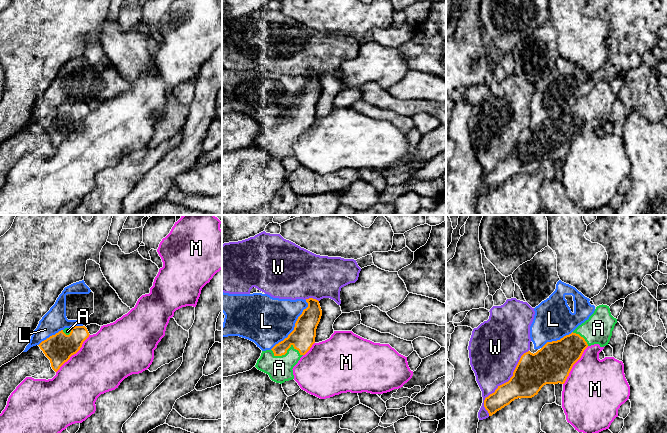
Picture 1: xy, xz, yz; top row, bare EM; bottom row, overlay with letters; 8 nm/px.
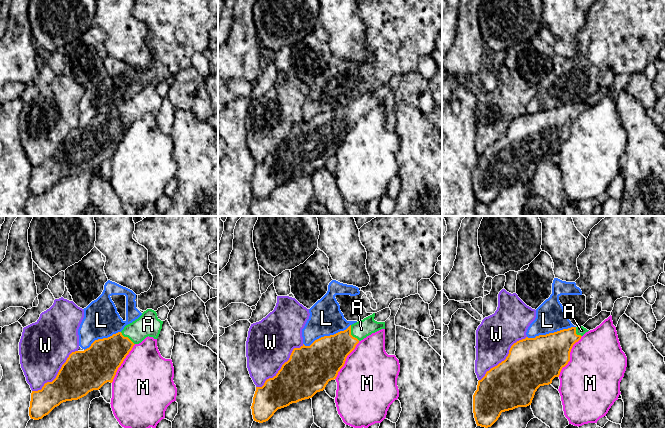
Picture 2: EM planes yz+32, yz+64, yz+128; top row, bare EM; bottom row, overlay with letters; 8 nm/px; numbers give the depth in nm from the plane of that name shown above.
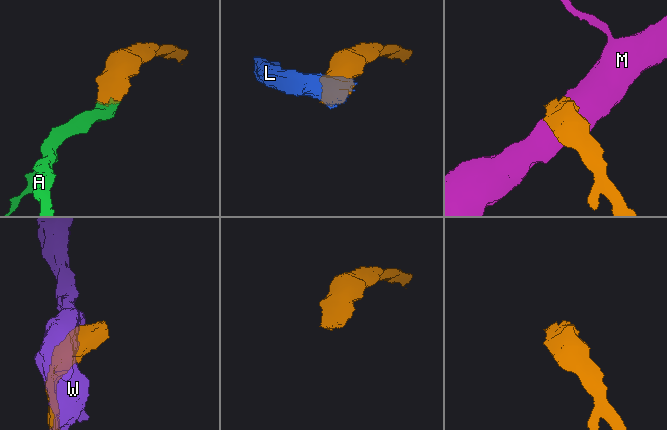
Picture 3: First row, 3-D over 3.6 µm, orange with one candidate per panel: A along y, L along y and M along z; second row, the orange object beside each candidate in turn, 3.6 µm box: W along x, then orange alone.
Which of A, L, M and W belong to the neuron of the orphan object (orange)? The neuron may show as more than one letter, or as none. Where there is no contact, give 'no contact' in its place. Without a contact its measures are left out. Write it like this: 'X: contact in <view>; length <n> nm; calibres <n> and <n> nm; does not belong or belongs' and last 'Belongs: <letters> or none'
A: contact in xz; length 260 nm; calibres 200 and 200 nm; belongs
L: contact in xz; length 500 nm; calibres 200 and 400 nm; does not belong
M: contact in xy; length 420 nm; calibres 240 and 440 nm; does not belong
W: contact in yz; length 600 nm; calibres 280 and 400 nm; does not belong
Belongs: A

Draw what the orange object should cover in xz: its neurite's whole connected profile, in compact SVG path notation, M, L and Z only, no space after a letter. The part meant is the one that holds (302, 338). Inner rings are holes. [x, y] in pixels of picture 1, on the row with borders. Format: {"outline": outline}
{"outline": "M309 298L306 302L308 307L298 317L294 330L271 350L262 351L255 365L276 383L294 379L293 367L315 343L322 310L318 300Z"}

